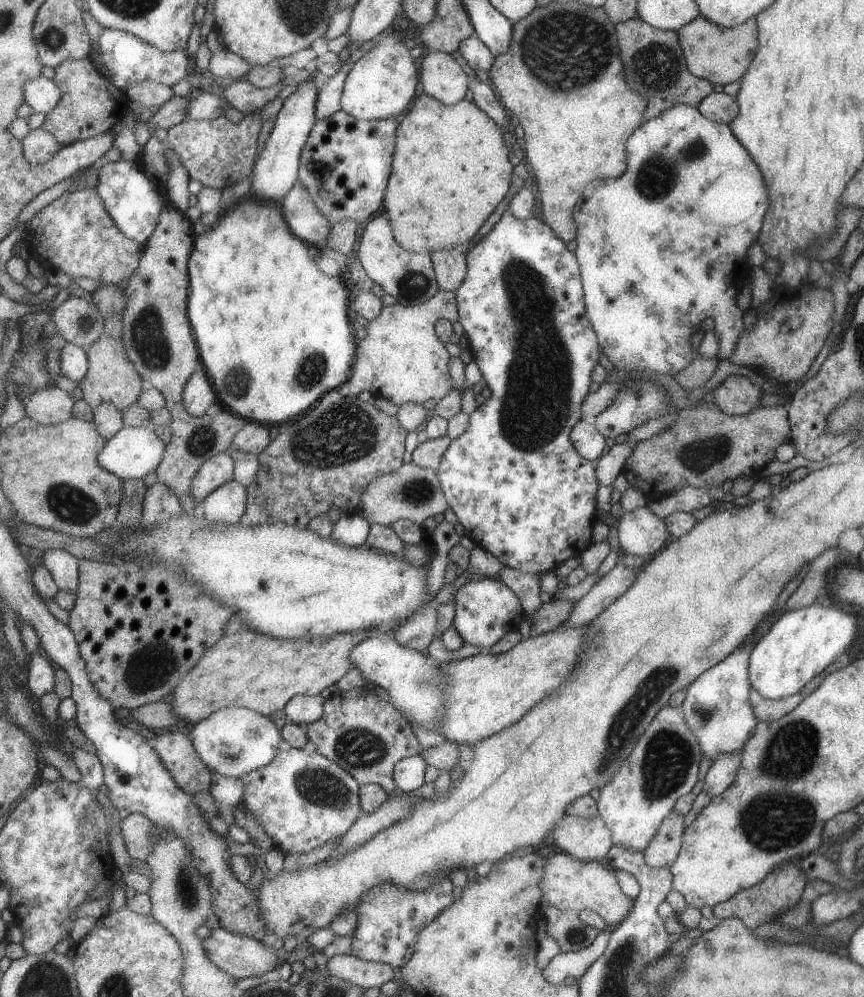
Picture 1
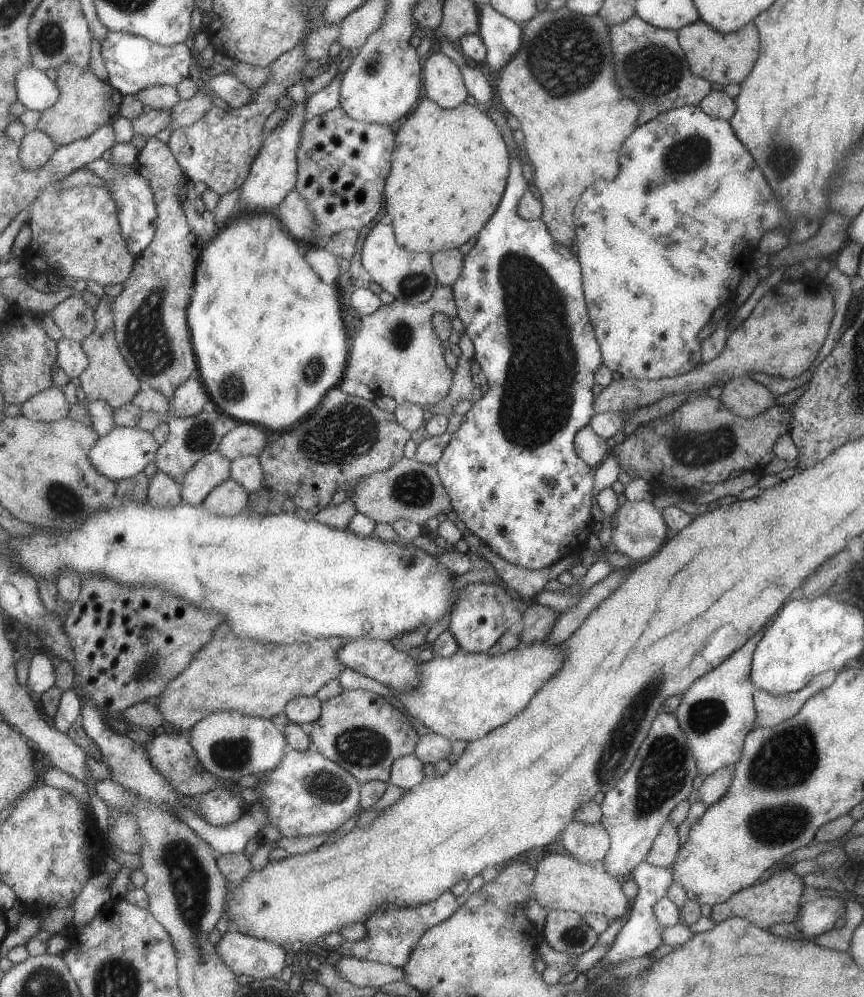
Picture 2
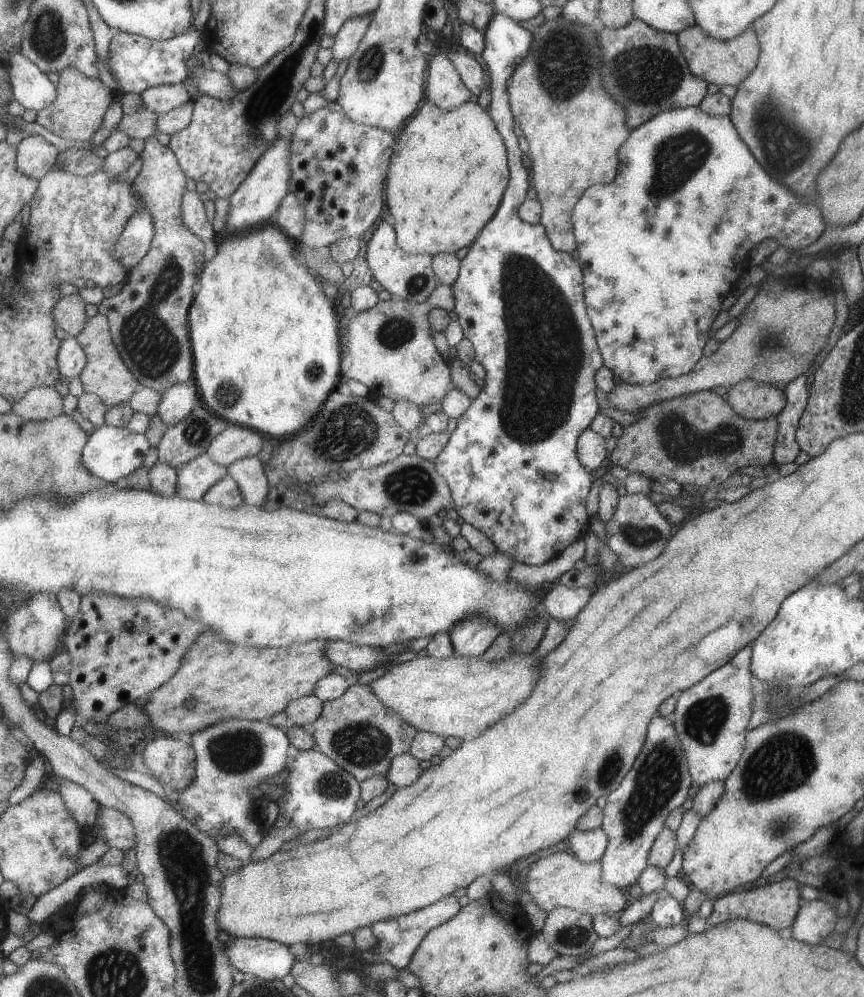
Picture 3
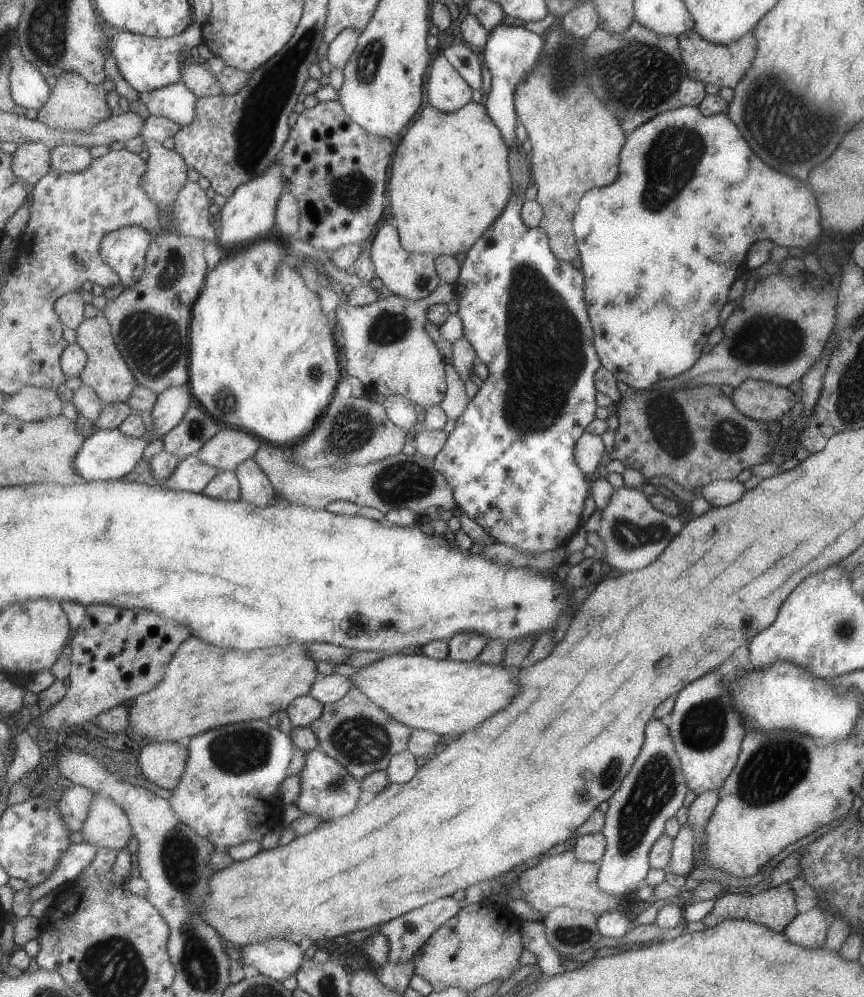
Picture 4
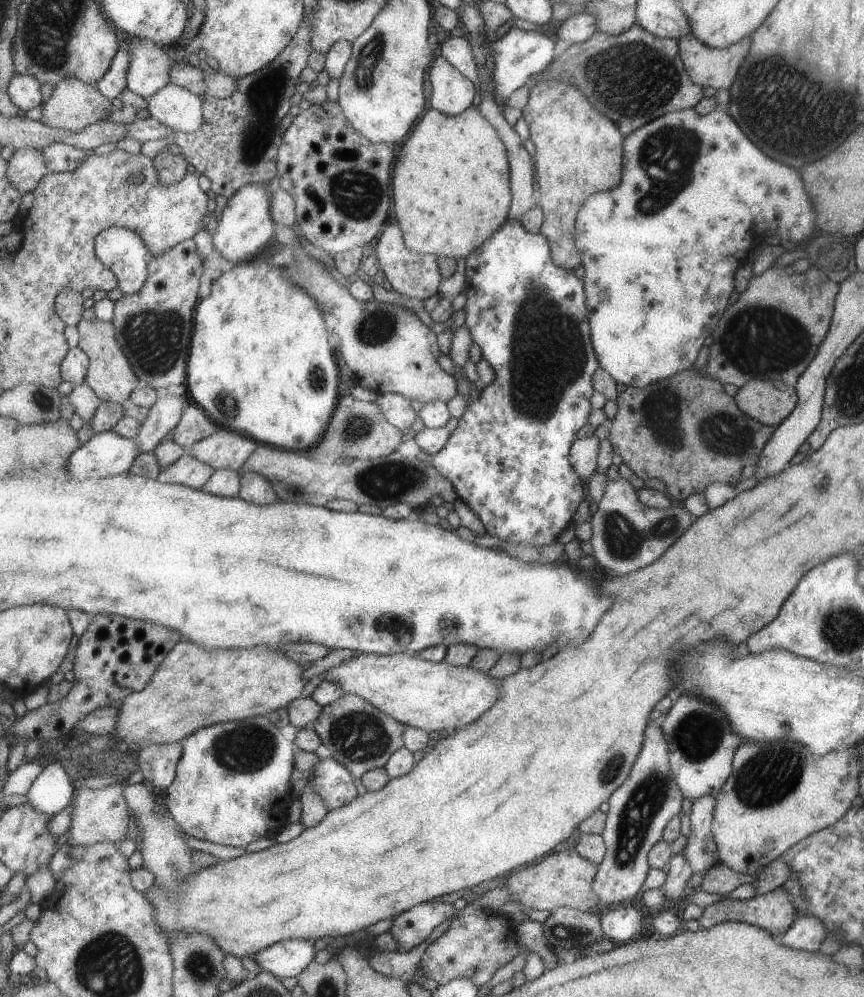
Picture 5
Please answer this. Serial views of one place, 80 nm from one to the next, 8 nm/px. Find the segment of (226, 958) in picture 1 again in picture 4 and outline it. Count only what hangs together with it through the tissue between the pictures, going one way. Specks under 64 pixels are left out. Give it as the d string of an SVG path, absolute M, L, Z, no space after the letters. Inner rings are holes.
M284 939L249 944L244 951L239 951L243 955L244 964L253 966L260 974L265 974L273 980L284 981L290 976L296 976L299 966L305 962L303 948Z

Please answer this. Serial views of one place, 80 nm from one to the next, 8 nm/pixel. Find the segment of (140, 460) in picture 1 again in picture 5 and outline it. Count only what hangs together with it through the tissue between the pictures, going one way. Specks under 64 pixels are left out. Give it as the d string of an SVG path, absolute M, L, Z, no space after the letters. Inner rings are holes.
M111 429L94 433L71 455L67 468L79 480L119 476L130 472L139 455L137 439L125 438Z

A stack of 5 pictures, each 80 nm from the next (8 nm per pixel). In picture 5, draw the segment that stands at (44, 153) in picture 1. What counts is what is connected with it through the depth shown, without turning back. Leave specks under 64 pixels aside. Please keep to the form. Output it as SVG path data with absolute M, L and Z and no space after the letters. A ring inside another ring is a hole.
M35 147L16 149L9 161L10 179L23 194L25 192L33 194L41 180L50 172L42 149Z

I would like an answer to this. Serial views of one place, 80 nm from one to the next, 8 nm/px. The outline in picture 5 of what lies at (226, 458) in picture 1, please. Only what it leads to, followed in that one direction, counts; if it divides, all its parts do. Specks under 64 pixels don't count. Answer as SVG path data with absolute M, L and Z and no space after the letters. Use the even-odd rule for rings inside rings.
M185 454L177 462L163 469L158 481L202 490L216 471L215 467L201 462L197 457Z

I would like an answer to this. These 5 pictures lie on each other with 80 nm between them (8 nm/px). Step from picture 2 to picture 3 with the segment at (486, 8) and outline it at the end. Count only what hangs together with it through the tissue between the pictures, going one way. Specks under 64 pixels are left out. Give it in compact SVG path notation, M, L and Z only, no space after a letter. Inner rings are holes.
M497 13L495 14L495 18L491 18L491 24L489 28L487 28L486 32L486 48L481 56L483 64L487 66L487 70L489 71L489 78L491 78L491 91L492 91L492 99L491 103L488 107L488 112L495 120L495 123L498 126L499 133L503 136L503 139L506 140L506 146L508 149L508 156L510 159L510 170L511 170L511 180L510 185L507 188L507 192L503 197L502 206L499 208L498 214L495 214L495 218L487 224L486 229L483 230L482 234L477 238L476 242L470 246L470 249L466 255L466 257L462 260L462 268L460 272L459 279L455 282L453 286L455 297L456 297L456 306L455 311L458 316L458 322L464 332L464 338L471 340L471 344L475 348L476 353L476 361L480 363L485 371L485 384L481 390L481 394L473 400L473 404L471 407L461 418L459 419L458 428L452 433L450 442L447 444L446 450L443 450L443 453L436 459L436 468L439 474L441 474L444 478L447 478L447 482L449 482L449 487L452 491L453 500L455 502L455 510L458 512L458 515L461 516L464 521L466 521L469 525L472 525L475 529L480 531L481 533L487 534L493 542L495 542L495 547L502 551L509 559L516 561L516 563L524 563L529 564L530 566L542 566L551 560L557 559L575 540L579 540L581 536L585 536L585 534L589 533L589 524L587 524L587 512L585 512L585 496L587 496L587 490L589 490L589 486L591 486L591 474L583 468L583 464L579 461L579 456L577 454L577 446L579 438L581 434L583 434L583 430L586 430L590 424L591 420L594 420L595 414L597 414L597 406L601 406L602 404L597 404L597 396L595 396L595 374L597 370L599 370L599 366L601 366L601 352L597 350L598 346L595 346L595 340L597 338L593 338L593 327L589 324L589 316L587 312L585 312L586 304L583 304L583 296L585 295L585 284L583 283L583 268L578 260L575 260L571 254L567 254L567 252L559 252L559 250L555 250L553 244L550 242L550 236L547 233L546 227L539 225L534 225L529 222L524 222L522 220L522 215L520 214L520 208L523 204L527 201L527 198L532 194L529 188L531 188L531 174L527 172L527 168L525 168L525 164L523 164L523 152L521 152L521 146L519 146L519 136L515 134L515 130L513 130L513 124L515 124L515 112L513 112L513 108L511 108L511 98L509 98L509 86L511 86L511 78L513 78L513 74L515 74L515 70L517 70L517 66L521 66L523 64L523 60L525 60L525 56L529 54L529 50L531 50L531 46L533 46L533 38L535 38L533 32L529 32L527 28L523 28L521 24L517 24L515 20L512 20L509 16Z

